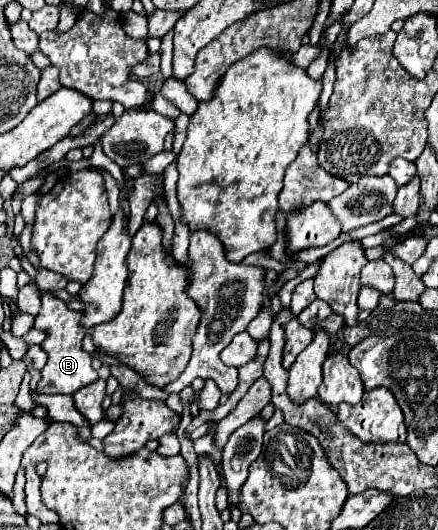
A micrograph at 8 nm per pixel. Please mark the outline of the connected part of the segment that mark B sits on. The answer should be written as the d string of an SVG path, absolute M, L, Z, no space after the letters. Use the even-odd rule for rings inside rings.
M46 291L42 295L42 307L40 307L40 313L36 315L34 329L46 333L46 339L42 341L40 347L48 353L48 363L42 369L42 379L38 381L38 387L36 387L38 393L50 393L50 395L66 393L66 395L72 395L80 387L98 379L96 369L92 369L92 355L82 349L82 339L84 339L84 333L86 333L84 325L80 323L82 317L84 317L82 311L68 309L68 305L62 299L58 299L54 293Z

